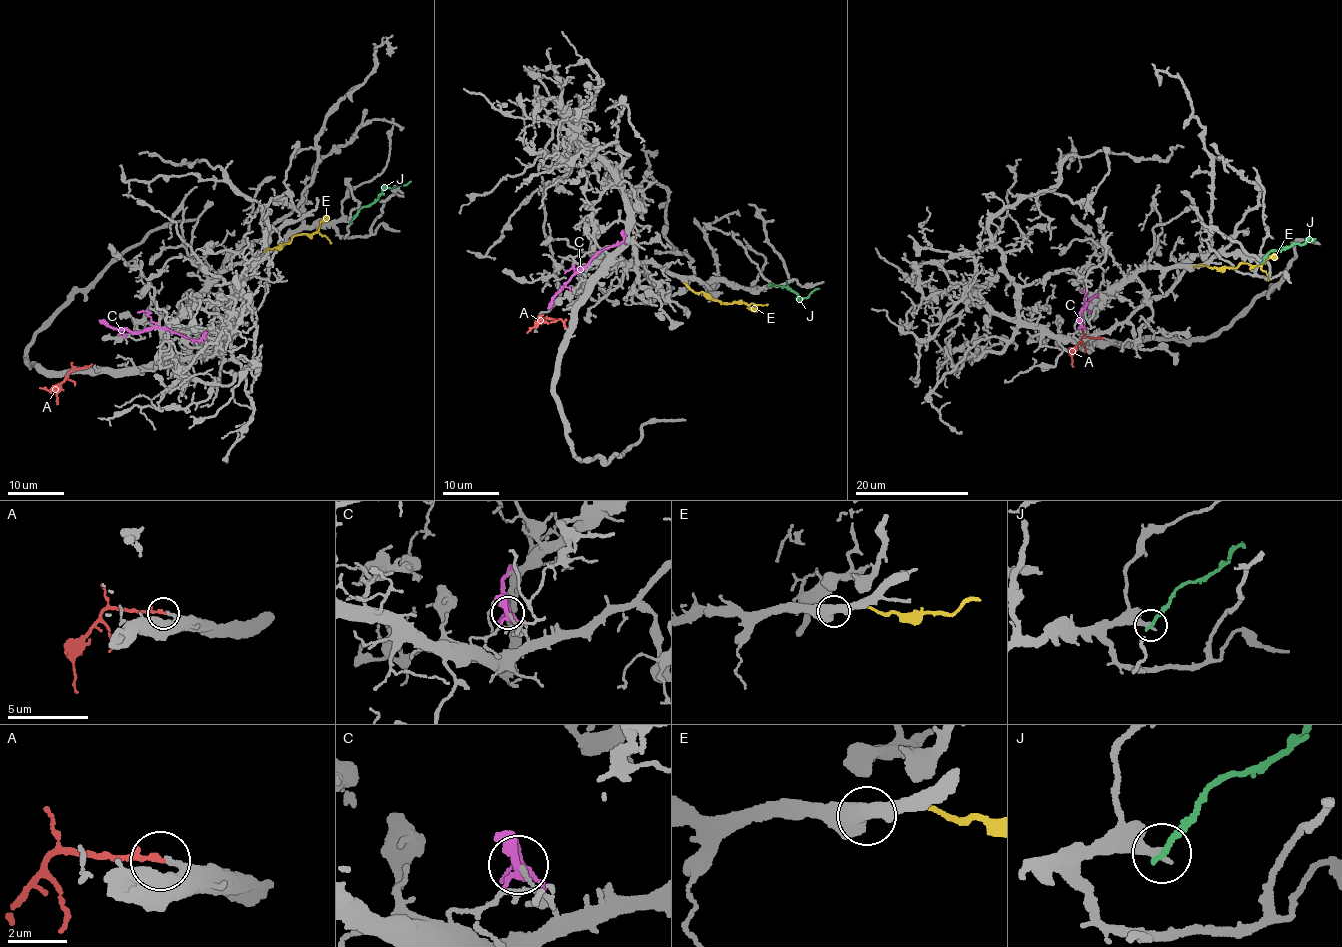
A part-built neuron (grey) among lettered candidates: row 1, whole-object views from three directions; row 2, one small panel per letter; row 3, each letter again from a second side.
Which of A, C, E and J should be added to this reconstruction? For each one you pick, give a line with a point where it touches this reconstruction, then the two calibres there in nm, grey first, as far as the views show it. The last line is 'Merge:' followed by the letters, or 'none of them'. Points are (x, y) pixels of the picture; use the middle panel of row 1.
A: Touches grey at (565, 327). Thickness 320 nm (grey) against 140 nm
Merge: A

